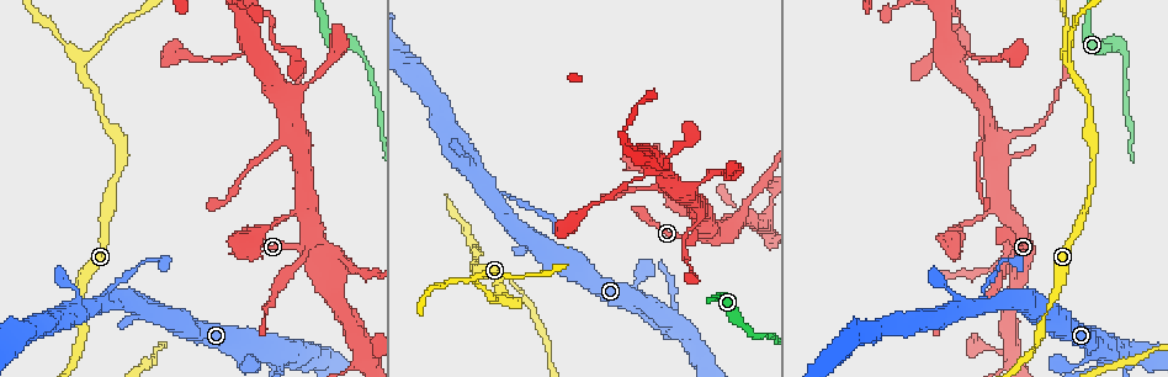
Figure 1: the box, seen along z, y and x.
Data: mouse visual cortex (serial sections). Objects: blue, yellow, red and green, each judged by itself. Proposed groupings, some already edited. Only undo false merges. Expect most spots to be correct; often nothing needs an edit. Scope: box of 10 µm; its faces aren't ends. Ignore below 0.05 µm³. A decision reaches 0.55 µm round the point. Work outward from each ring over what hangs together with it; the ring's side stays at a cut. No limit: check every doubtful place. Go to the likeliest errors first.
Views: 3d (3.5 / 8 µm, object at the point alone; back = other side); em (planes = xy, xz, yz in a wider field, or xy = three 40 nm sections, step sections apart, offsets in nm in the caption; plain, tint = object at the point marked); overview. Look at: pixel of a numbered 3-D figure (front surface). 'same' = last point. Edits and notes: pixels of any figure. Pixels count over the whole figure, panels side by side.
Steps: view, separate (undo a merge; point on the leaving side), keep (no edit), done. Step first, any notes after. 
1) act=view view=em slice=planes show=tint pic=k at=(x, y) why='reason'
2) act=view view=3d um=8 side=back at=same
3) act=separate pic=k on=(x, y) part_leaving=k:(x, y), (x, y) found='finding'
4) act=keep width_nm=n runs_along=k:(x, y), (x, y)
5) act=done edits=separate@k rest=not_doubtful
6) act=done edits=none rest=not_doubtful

act=view view=3d um=8 pic=1 at=(478, 279) why='three arms meet'

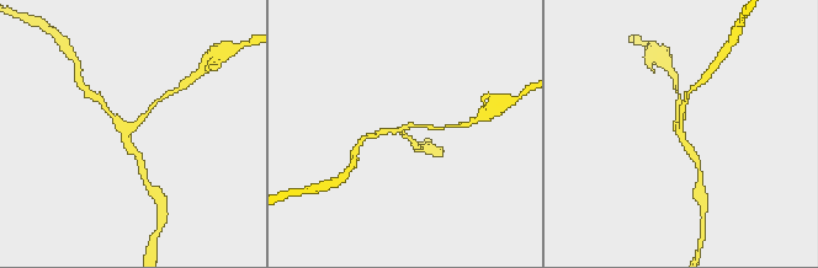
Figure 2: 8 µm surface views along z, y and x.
act=view view=em slice=planes show=tint at=same arms=3 arm_widths_nm=150,150,200

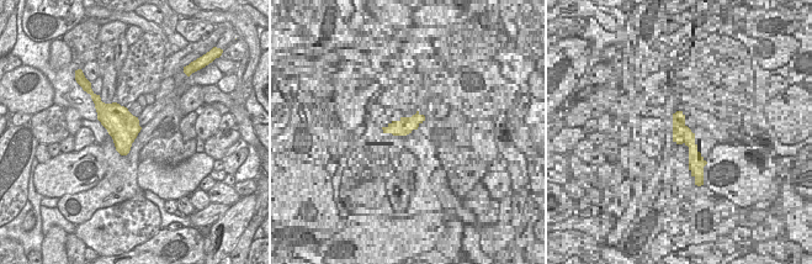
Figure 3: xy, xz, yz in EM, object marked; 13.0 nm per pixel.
act=keep found='continuous, no second cell'

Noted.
act=view view=3d um=8 pic=1 at=(703, 228)

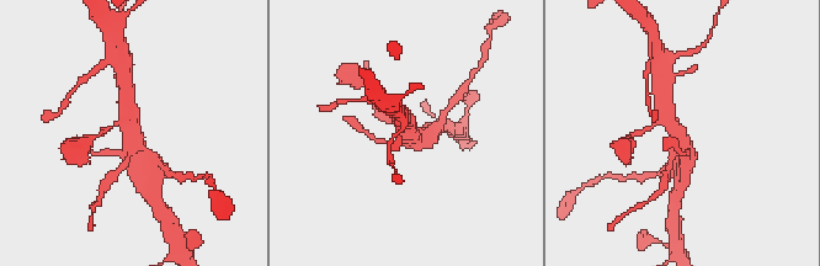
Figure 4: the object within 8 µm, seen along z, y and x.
act=view view=3d um=3.5 at=same why='closer look'

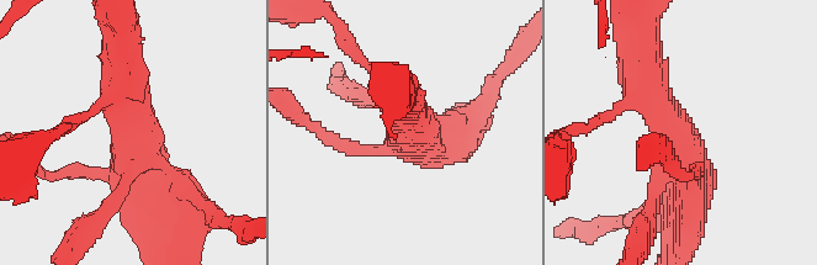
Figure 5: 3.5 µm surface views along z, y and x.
act=keep runs_along=5:(696, 170), (680, 159), (646, 68) found='all the same cell'

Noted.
act=view view=3d um=3.5 pic=1 at=(697, 205) why='abrupt turn'

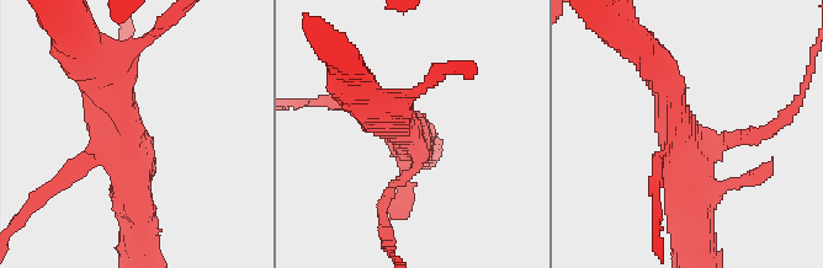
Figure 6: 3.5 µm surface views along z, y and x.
act=view view=em slice=xy step=5 show=tint pic=6 at=(132, 156) arms=4 arm_widths_nm=150,150,400,500

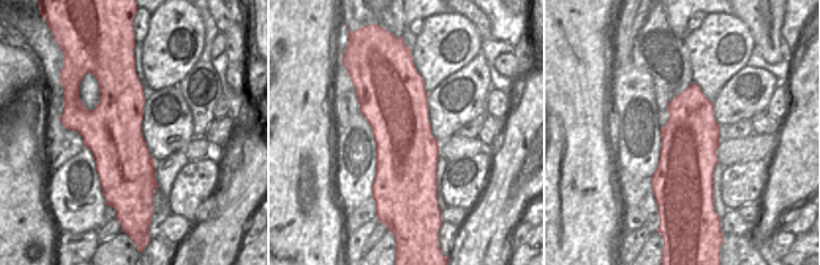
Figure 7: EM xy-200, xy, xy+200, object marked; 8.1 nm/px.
act=keep found='continuous, no second cell'

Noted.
act=view view=3d um=3.5 pic=1 at=(1124, 53) why='calibre changes'

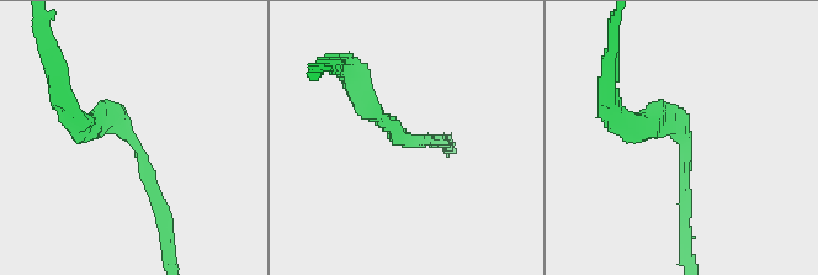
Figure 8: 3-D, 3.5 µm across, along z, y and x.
act=view view=em slice=xy step=5 show=tint pic=8 at=(406, 139) arm_widths_nm=150,300

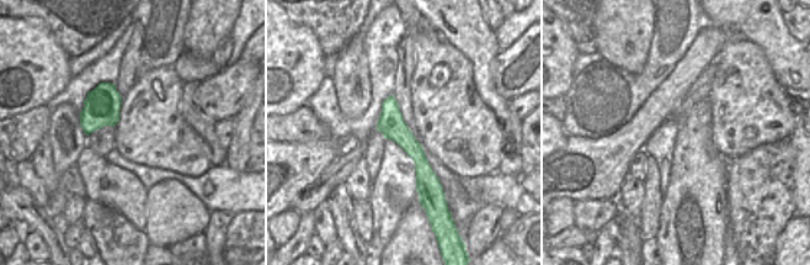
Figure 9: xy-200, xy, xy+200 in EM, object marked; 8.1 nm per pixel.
act=keep found='one cell here'

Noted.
act=done edits=none rest=not_doubtful

